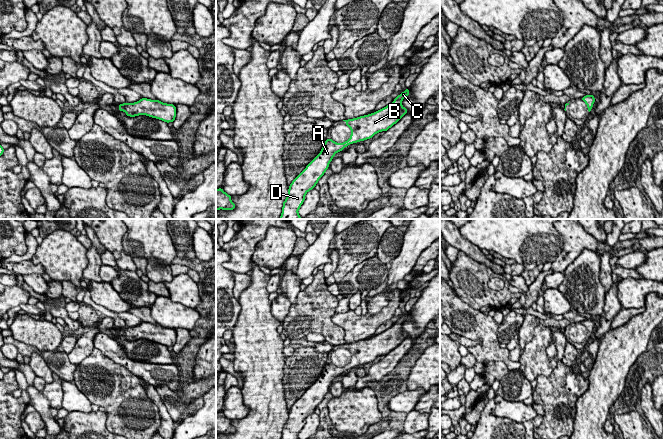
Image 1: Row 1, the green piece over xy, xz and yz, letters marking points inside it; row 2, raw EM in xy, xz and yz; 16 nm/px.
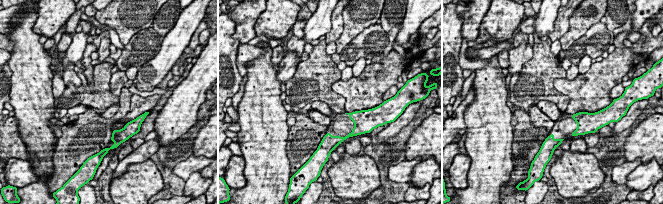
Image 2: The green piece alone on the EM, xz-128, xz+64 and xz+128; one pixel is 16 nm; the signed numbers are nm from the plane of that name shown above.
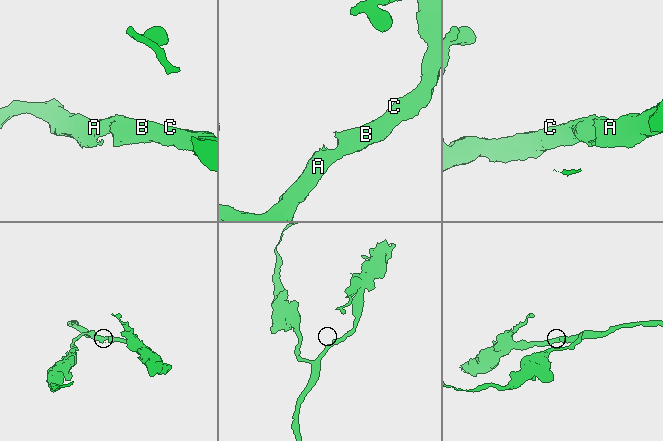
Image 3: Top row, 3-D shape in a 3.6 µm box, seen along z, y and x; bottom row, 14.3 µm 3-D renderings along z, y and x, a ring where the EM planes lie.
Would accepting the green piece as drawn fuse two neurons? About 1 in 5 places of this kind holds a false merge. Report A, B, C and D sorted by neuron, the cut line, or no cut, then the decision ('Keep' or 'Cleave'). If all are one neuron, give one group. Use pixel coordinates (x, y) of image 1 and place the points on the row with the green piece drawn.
Groups: A B C D. No split. Keep

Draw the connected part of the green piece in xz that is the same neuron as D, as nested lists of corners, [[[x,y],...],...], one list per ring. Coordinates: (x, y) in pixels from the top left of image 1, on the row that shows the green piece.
[[[409,88],[398,95],[391,104],[379,111],[343,120],[351,129],[350,138],[344,143],[336,143],[332,139],[326,139],[321,152],[290,184],[279,219],[301,219],[298,210],[305,200],[306,193],[314,189],[318,180],[328,169],[334,155],[343,151],[346,146],[370,139],[376,133],[387,131],[396,124],[408,111],[402,106],[402,100],[408,95]]]

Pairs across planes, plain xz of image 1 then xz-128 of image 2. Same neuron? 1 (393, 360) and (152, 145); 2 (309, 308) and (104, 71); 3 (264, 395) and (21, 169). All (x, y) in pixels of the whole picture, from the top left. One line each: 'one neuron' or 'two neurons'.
1: one neuron
2: one neuron
3: two neurons

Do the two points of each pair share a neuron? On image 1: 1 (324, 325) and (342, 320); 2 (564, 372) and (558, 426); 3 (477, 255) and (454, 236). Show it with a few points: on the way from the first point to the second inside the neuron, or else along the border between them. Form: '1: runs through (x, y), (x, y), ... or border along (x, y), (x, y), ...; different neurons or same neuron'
1: border along (334, 313), (332, 320), (344, 330), (346, 342); different neurons
2: runs through (562, 385), (552, 413); same neuron
3: runs through (471, 250), (460, 242); same neuron

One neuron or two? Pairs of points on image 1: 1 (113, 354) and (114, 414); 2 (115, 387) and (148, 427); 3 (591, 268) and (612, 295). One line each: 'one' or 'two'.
1: two
2: one
3: two

